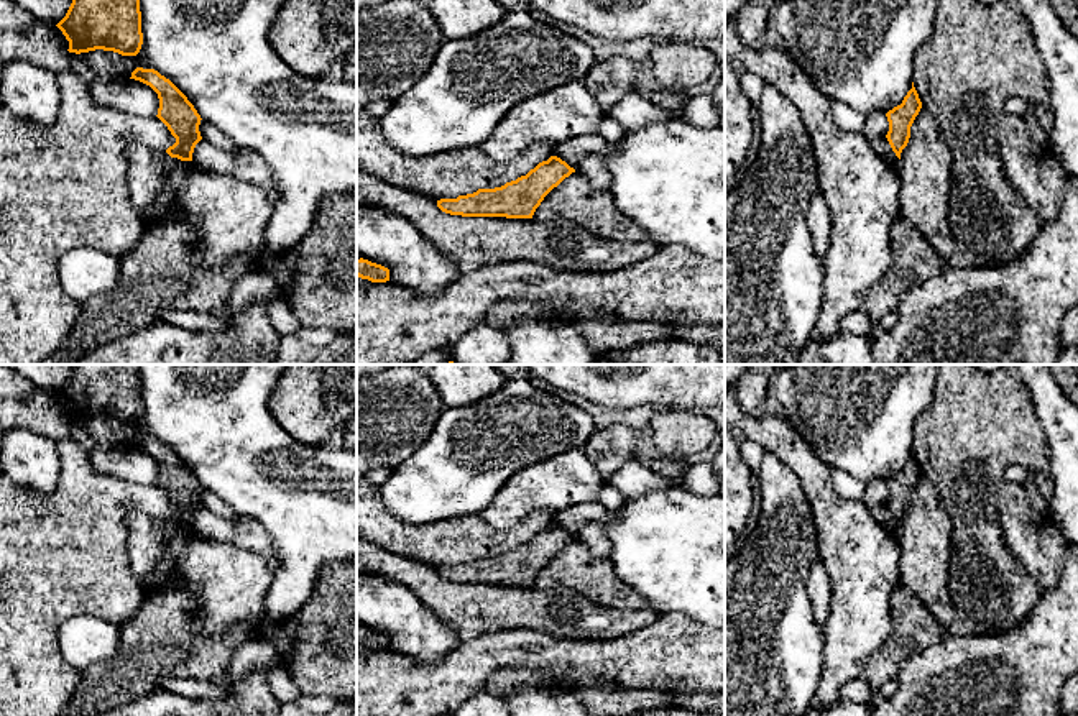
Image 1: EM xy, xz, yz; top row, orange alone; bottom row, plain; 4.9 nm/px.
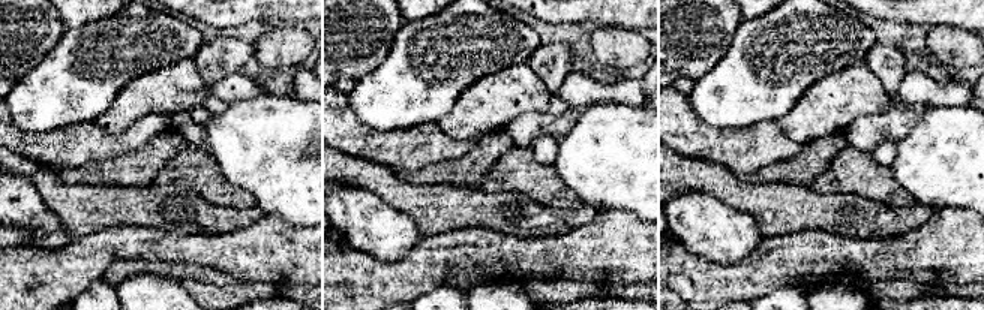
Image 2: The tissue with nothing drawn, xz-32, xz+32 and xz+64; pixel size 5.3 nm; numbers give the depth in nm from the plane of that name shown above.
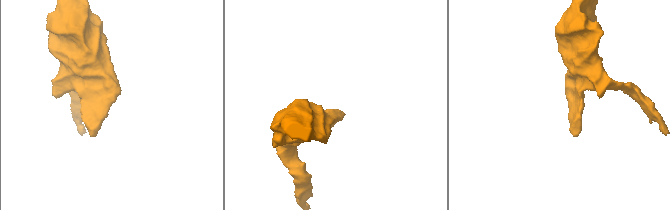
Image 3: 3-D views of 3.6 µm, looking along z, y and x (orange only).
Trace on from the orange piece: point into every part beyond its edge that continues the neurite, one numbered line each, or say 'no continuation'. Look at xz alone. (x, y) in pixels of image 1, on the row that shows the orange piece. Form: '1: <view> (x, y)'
no continuation

